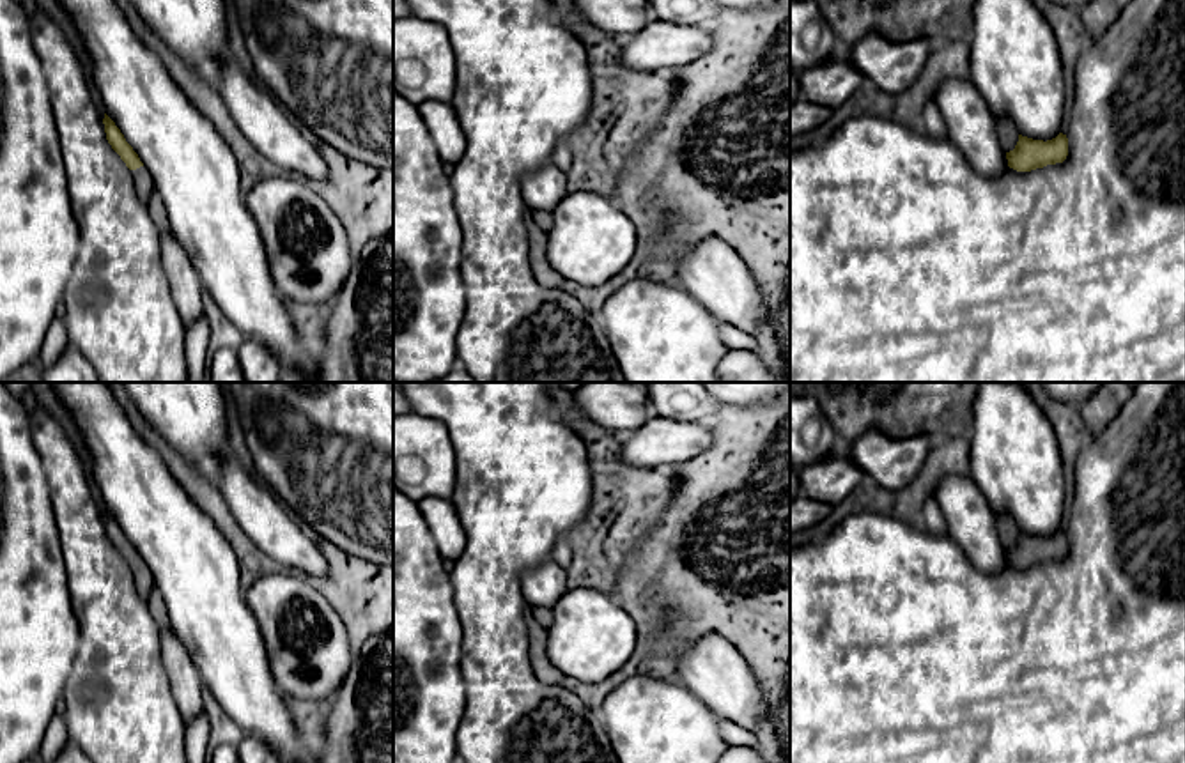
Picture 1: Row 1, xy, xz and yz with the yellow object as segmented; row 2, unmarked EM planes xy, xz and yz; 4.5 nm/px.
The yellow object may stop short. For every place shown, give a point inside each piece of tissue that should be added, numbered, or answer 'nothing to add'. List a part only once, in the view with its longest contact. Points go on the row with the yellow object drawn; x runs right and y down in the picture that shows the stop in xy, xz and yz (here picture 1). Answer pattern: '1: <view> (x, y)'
1: xy (144, 184)

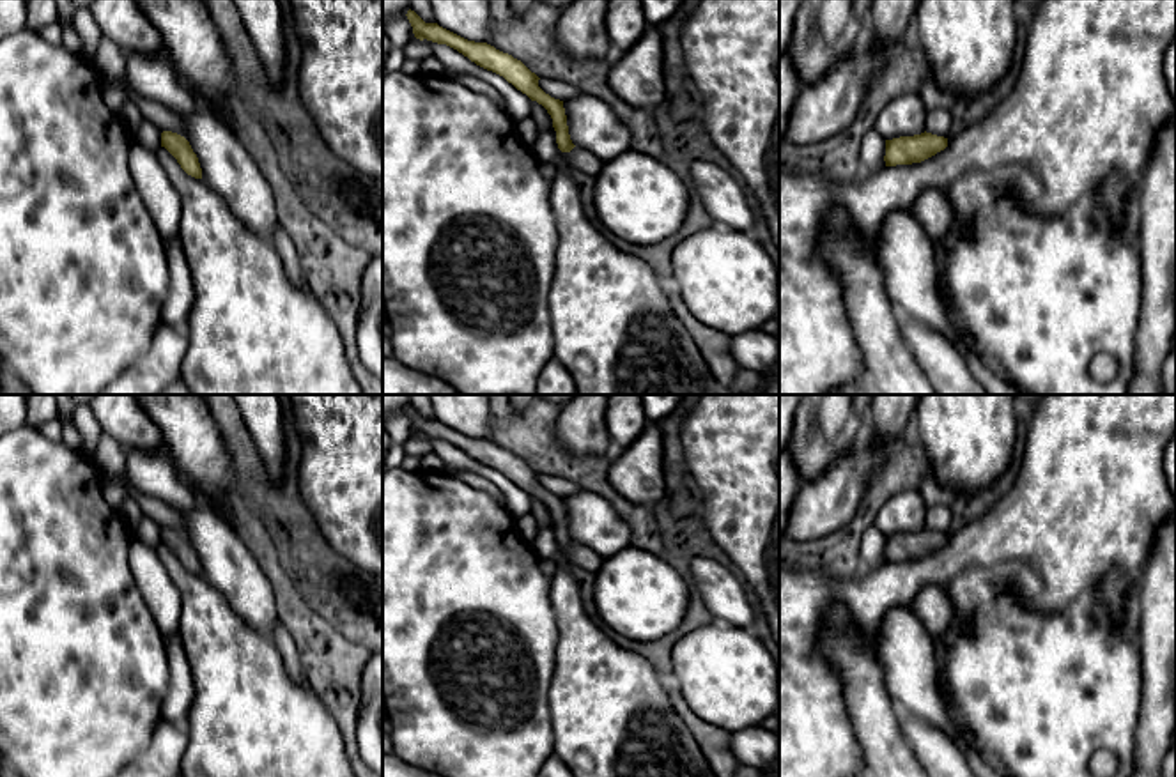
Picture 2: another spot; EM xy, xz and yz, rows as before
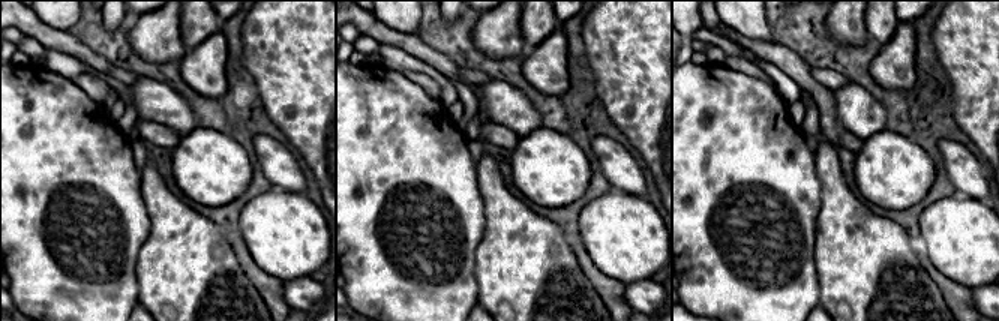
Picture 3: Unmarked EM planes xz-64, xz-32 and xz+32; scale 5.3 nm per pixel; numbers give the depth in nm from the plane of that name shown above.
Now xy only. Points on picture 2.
nothing to add

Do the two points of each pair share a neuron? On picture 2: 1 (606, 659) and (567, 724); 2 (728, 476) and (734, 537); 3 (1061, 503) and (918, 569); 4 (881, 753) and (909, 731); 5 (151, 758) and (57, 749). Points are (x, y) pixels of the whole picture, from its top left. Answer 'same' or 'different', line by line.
1: same
2: same
3: same
4: different
5: different

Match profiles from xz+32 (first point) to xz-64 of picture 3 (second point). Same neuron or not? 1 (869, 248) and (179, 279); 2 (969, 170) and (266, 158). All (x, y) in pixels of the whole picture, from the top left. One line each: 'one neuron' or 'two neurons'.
1: one neuron
2: one neuron

